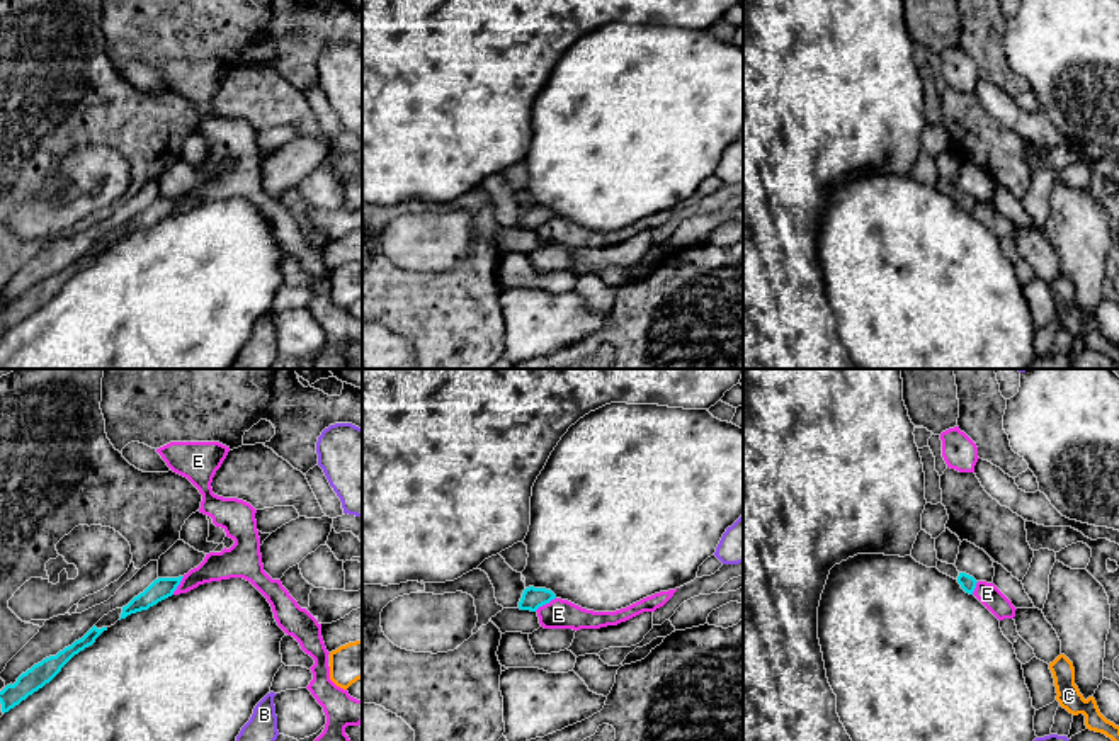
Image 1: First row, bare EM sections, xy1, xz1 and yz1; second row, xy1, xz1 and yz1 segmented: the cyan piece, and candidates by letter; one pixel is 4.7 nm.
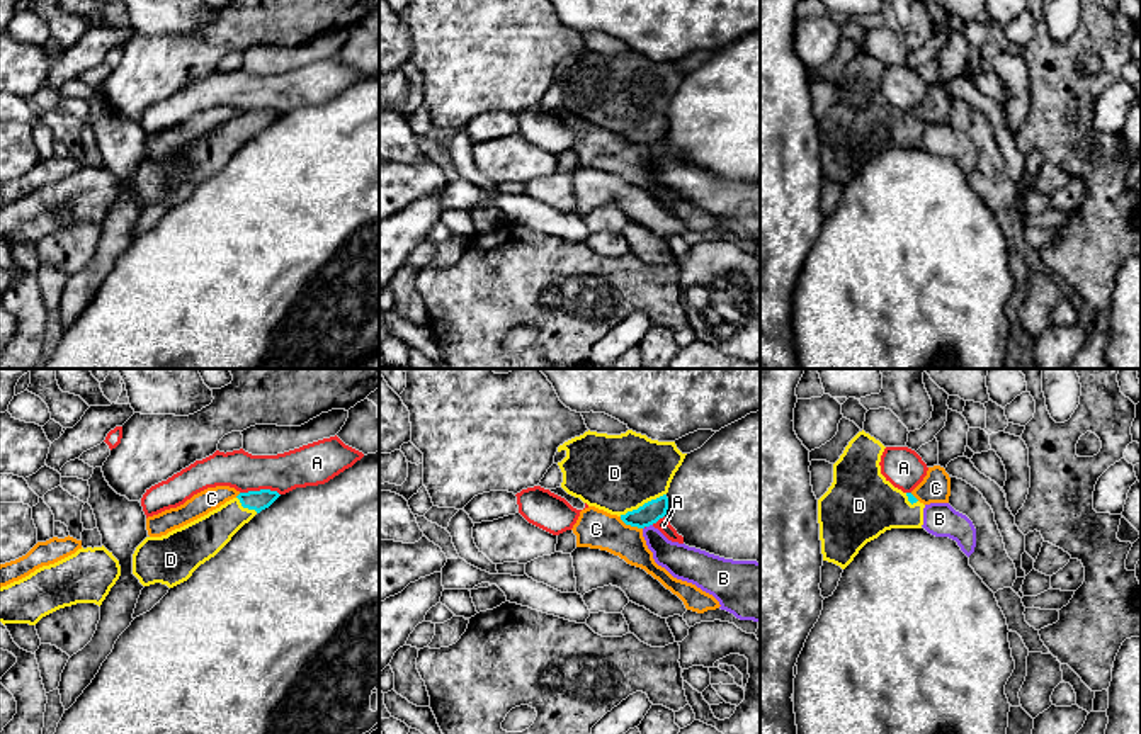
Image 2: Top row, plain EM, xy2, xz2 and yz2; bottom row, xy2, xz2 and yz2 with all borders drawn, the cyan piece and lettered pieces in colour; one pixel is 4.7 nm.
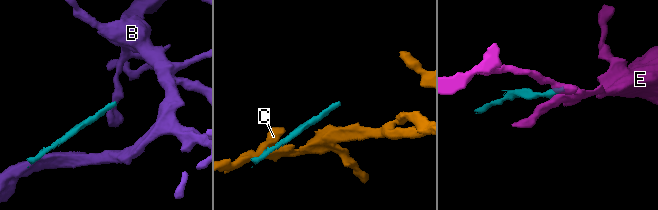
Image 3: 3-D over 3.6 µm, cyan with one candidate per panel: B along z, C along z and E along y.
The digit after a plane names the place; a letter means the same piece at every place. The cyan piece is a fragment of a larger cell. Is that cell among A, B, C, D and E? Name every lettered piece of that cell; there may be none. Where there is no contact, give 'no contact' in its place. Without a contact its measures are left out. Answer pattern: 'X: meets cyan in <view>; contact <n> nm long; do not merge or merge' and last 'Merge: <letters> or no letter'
A: meets cyan in xy2; contact 190 nm long; do not merge
B: meets cyan in xz2; contact 40 nm long; do not merge
C: meets cyan in xz2; contact 130 nm long; do not merge
D: meets cyan in xz2; contact 240 nm long; merge
E: meets cyan in xz1; contact 120 nm long; do not merge
Merge: D

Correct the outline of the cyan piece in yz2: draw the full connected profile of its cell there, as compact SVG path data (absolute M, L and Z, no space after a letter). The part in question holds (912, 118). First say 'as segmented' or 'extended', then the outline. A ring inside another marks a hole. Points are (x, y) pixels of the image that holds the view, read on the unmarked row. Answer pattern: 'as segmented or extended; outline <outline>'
extended; outline M859 51L833 83L833 102L818 119L823 180L845 189L859 170L891 148L922 148L923 127L881 93L884 65Z

